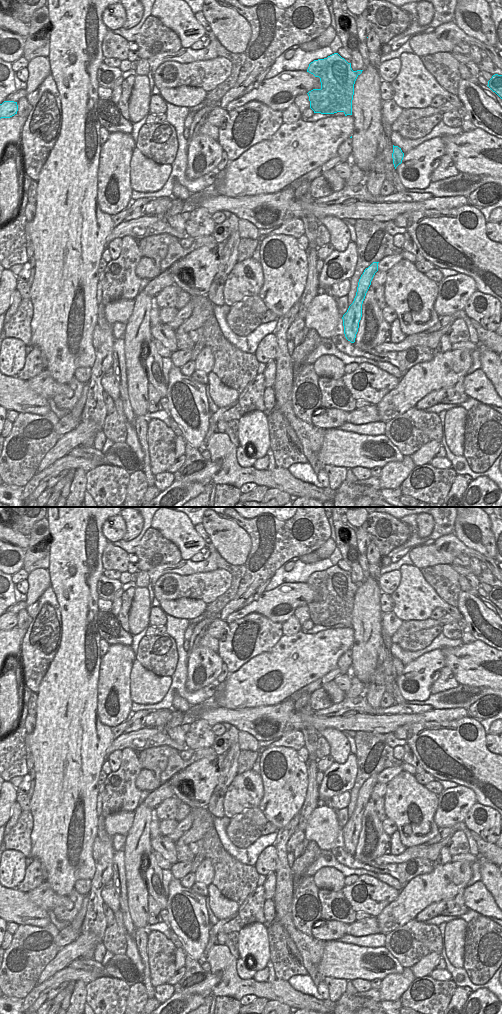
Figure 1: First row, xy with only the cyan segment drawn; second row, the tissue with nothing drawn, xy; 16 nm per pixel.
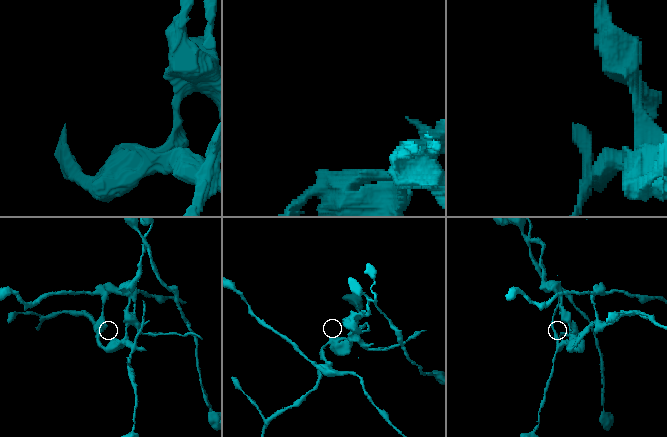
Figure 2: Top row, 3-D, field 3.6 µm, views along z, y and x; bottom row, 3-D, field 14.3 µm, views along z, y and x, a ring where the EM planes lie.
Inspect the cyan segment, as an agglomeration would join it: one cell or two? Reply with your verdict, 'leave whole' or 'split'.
split

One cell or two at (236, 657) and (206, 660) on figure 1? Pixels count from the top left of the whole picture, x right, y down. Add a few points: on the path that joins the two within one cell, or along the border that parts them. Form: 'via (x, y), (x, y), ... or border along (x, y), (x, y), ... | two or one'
border along (217, 653), (223, 662) | two

